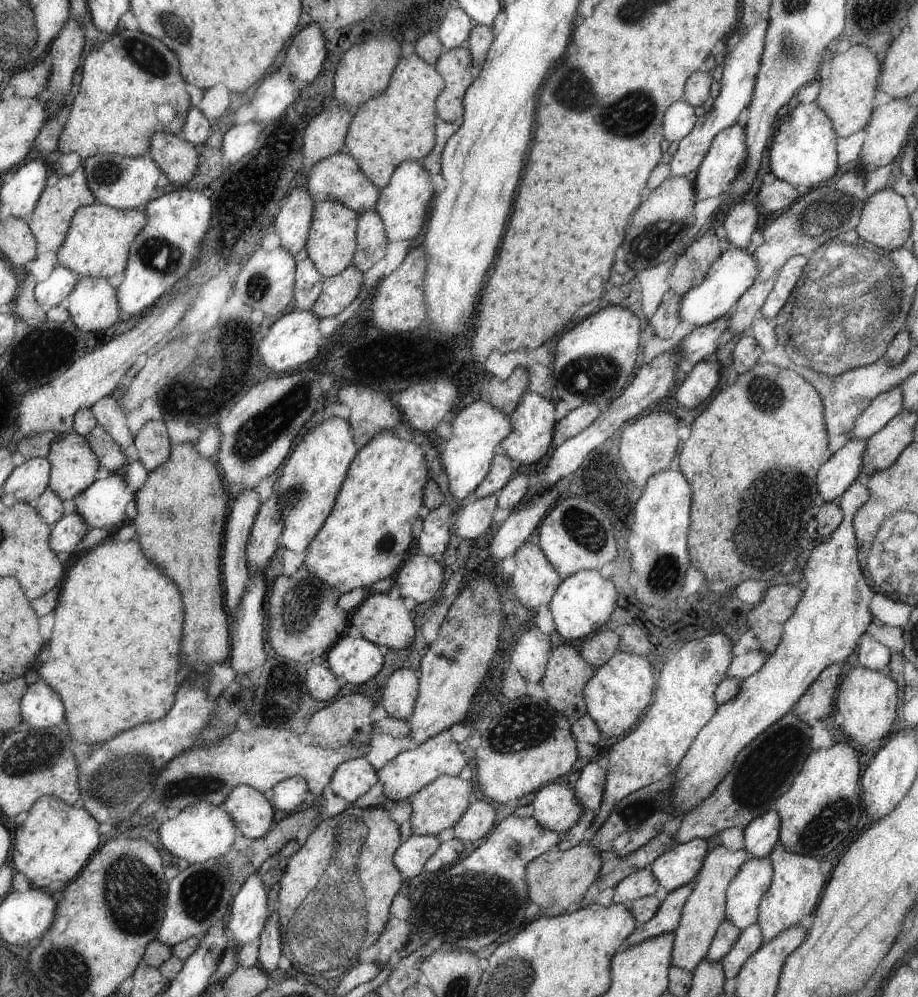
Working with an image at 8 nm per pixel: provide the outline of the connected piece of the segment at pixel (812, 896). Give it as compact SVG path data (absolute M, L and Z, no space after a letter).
M780 841L777 842L768 857L774 865L774 880L770 890L763 896L762 902L759 904L757 923L766 943L775 939L782 931L786 931L790 927L798 927L806 914L812 915L820 896L823 896L824 886L827 886L826 878L824 878L816 858L792 853Z

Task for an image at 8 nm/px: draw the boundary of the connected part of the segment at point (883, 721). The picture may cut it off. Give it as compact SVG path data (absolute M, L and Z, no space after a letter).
M863 636L852 668L844 675L836 697L837 714L844 717L842 732L858 742L882 740L893 734L898 710L898 686L888 678L890 651L882 643Z

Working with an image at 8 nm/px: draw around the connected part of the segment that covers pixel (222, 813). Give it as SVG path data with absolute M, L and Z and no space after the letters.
M206 801L183 808L175 817L170 818L158 828L158 838L162 846L177 859L184 858L189 864L209 860L226 859L228 850L234 844L236 824L232 816L221 805L208 804Z

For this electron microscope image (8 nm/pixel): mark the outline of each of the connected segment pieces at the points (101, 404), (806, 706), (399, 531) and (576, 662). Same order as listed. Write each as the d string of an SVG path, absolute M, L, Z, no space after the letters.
M106 395L98 403L89 408L98 424L122 447L132 444L133 436L128 429L126 413L120 402L116 402L111 395Z
M842 663L828 667L799 698L792 712L809 725L814 725L820 718L827 718L834 708L834 696L840 676Z
M395 429L375 434L368 444L360 447L360 452L351 463L342 490L335 500L334 510L307 548L304 567L340 595L355 588L370 589L378 580L392 578L392 574L405 561L404 554L412 546L412 524L418 524L418 518L422 518L418 512L422 508L422 496L428 481L422 446L400 438Z
M561 644L551 649L551 655L547 662L547 669L541 680L541 685L547 694L546 702L552 708L563 713L572 723L582 719L587 714L587 706L584 700L583 688L592 678L595 667L570 644Z

